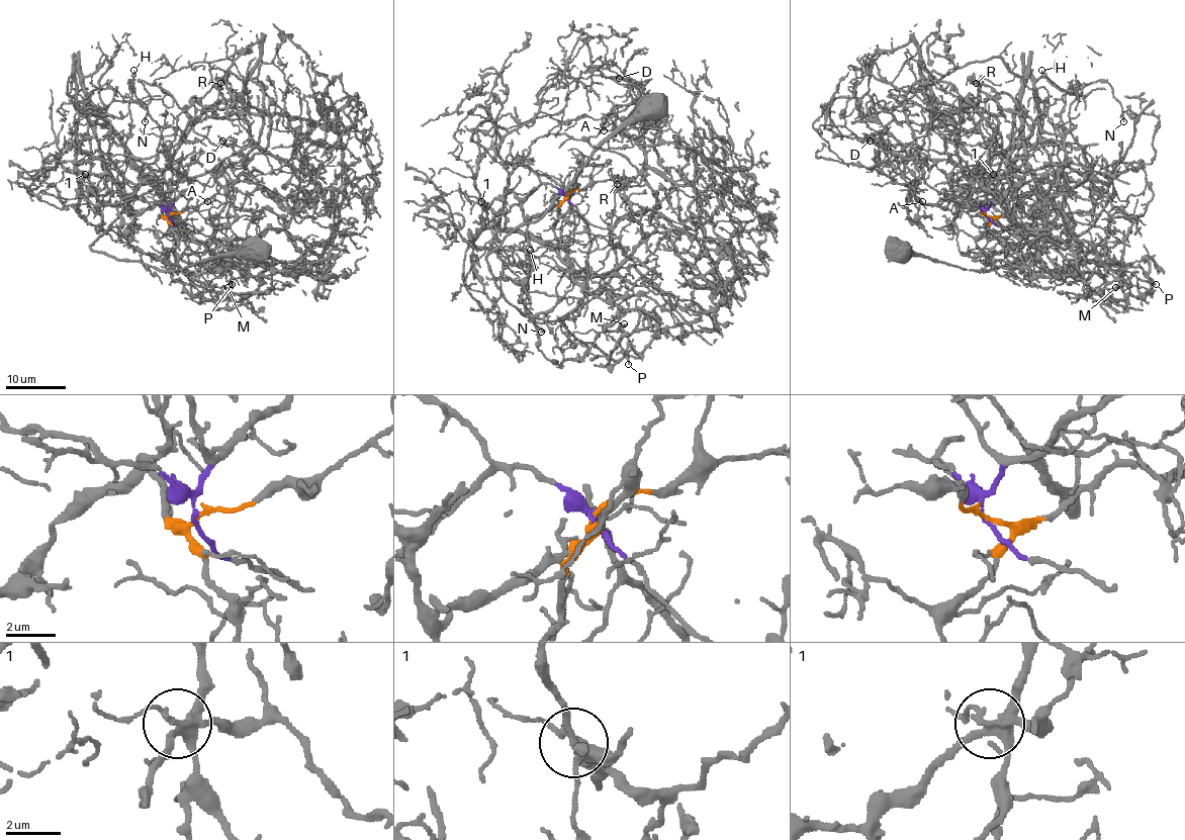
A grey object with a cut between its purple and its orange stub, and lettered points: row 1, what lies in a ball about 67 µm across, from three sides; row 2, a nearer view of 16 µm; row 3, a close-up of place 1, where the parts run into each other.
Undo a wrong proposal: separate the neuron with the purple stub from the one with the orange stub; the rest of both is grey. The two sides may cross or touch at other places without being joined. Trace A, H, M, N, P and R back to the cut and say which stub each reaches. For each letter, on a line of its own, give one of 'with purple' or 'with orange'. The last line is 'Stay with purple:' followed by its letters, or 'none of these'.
A: with orange
H: with purple
M: with orange
N: with purple
P: with orange
R: with orange
Stay with purple: H, N

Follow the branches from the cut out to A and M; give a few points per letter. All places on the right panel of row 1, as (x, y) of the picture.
A: (987, 215), (1036, 200), (1017, 107), (999, 169), (940, 204), (904, 184), (918, 225), (910, 188), (922, 201)
M: (987, 215), (1036, 204), (1052, 244), (1092, 290), (1089, 296), (1149, 295), (1143, 287), (1115, 287)

